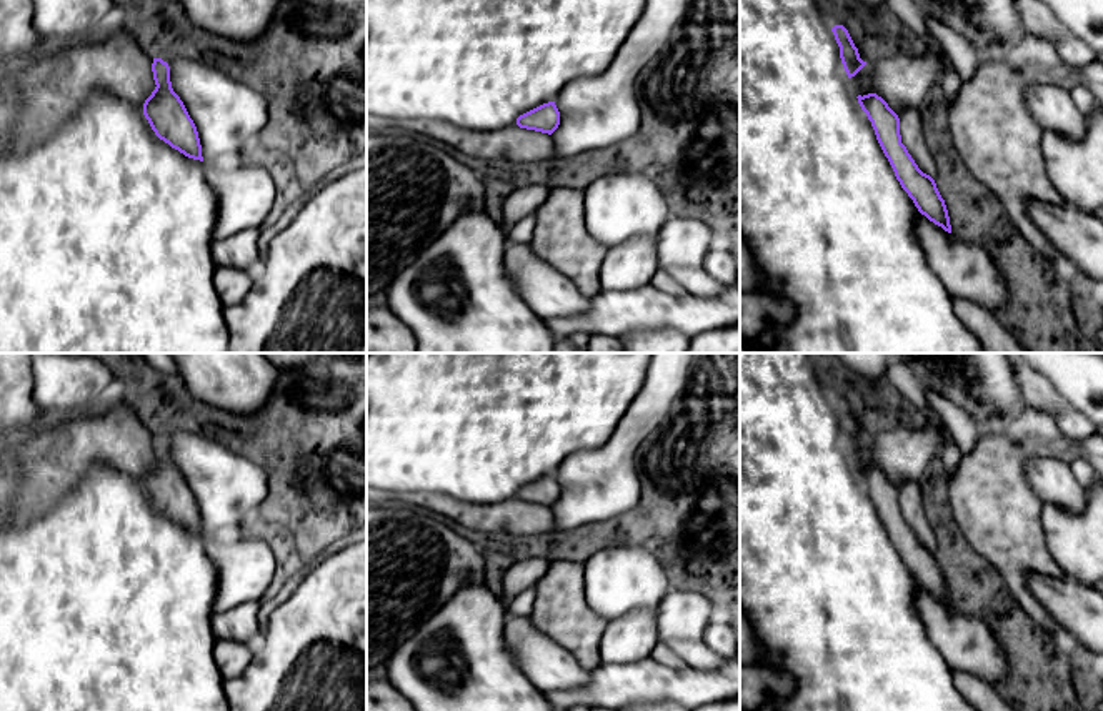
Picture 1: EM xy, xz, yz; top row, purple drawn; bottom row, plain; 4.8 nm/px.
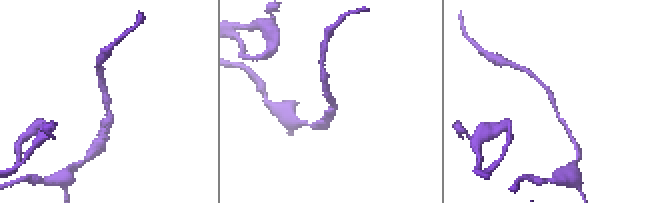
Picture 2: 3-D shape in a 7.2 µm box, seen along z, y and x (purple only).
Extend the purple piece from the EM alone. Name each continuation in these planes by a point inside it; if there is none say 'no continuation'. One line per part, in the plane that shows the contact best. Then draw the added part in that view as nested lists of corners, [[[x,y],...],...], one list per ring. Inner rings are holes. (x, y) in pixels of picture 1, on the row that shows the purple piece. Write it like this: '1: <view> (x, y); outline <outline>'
no continuation

